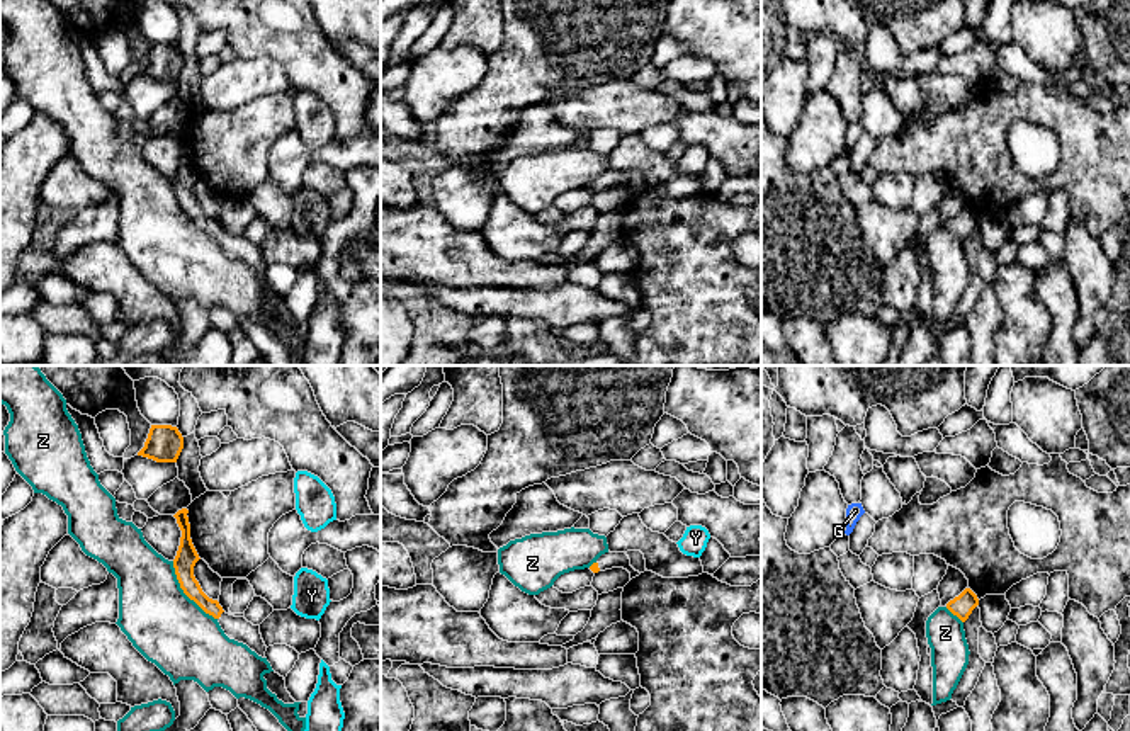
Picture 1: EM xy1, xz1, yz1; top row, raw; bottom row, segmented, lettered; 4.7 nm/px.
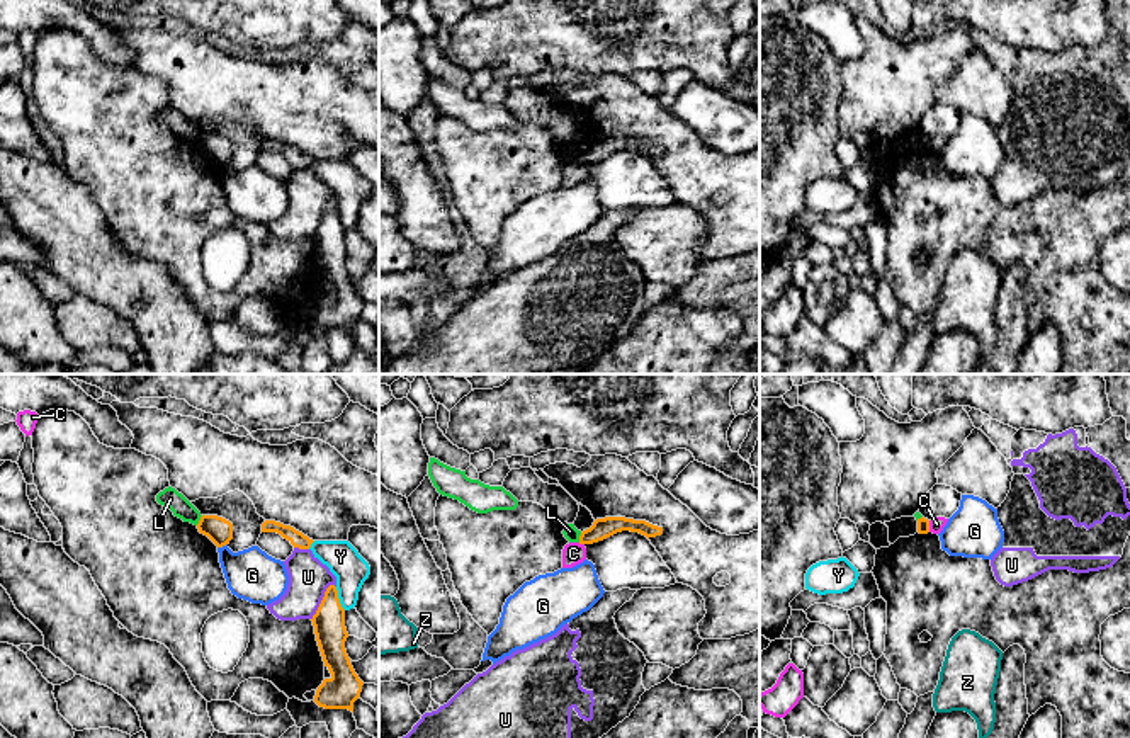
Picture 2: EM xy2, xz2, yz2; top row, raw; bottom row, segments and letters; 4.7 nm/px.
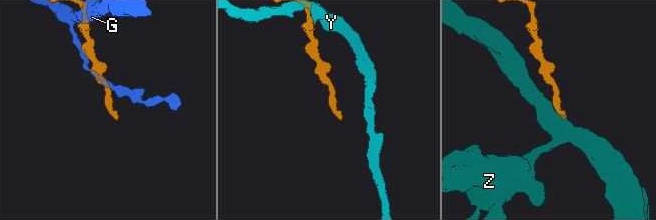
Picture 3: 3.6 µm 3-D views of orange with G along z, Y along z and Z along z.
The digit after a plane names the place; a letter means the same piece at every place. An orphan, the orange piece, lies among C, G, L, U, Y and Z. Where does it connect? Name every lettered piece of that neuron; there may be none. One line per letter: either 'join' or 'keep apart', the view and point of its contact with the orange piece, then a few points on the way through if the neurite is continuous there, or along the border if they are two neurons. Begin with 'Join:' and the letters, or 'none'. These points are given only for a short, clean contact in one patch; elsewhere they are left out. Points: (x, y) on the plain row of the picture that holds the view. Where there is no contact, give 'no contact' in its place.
Join: none
C: keep apart; meets orange in yz2 at (928, 145); border along yz2 (928, 140), (930, 150)
G: keep apart; meets orange in xy2 at (221, 165); border along xy2 (226, 162), (218, 167)
L: keep apart; meets orange in xy2 at (199, 140); border along xy2 (203, 135), (196, 143)
U: keep apart; meets orange in xy2 at (322, 220)
Y: keep apart; meets orange in xy2 at (338, 218)
Z: keep apart; meets orange in xy1 at (186, 213); border along xy1 (172, 181), (180, 208), (216, 238)

